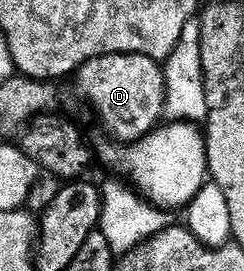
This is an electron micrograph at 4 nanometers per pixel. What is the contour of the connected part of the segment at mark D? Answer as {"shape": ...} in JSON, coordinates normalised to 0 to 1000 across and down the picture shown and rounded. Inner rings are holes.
{"shape":[[[471,196],[361,218],[307,266],[316,336],[381,391],[398,439],[484,531],[590,509],[664,450],[676,417],[676,306],[664,236],[570,196]]]}

